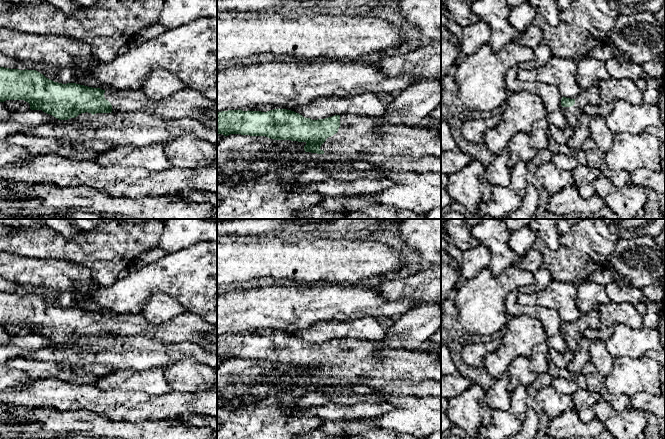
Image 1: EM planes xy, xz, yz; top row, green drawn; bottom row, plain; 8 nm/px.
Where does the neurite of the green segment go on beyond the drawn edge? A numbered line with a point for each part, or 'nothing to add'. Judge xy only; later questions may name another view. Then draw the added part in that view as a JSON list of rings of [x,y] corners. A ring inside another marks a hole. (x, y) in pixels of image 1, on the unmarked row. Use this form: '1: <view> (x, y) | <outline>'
1: xy (186, 327) | [[[187,311],[160,325],[152,325],[142,313],[107,314],[104,321],[111,327],[112,336],[115,337],[142,335],[166,344],[194,342],[217,351],[217,346],[210,339],[217,334],[217,326]]]

